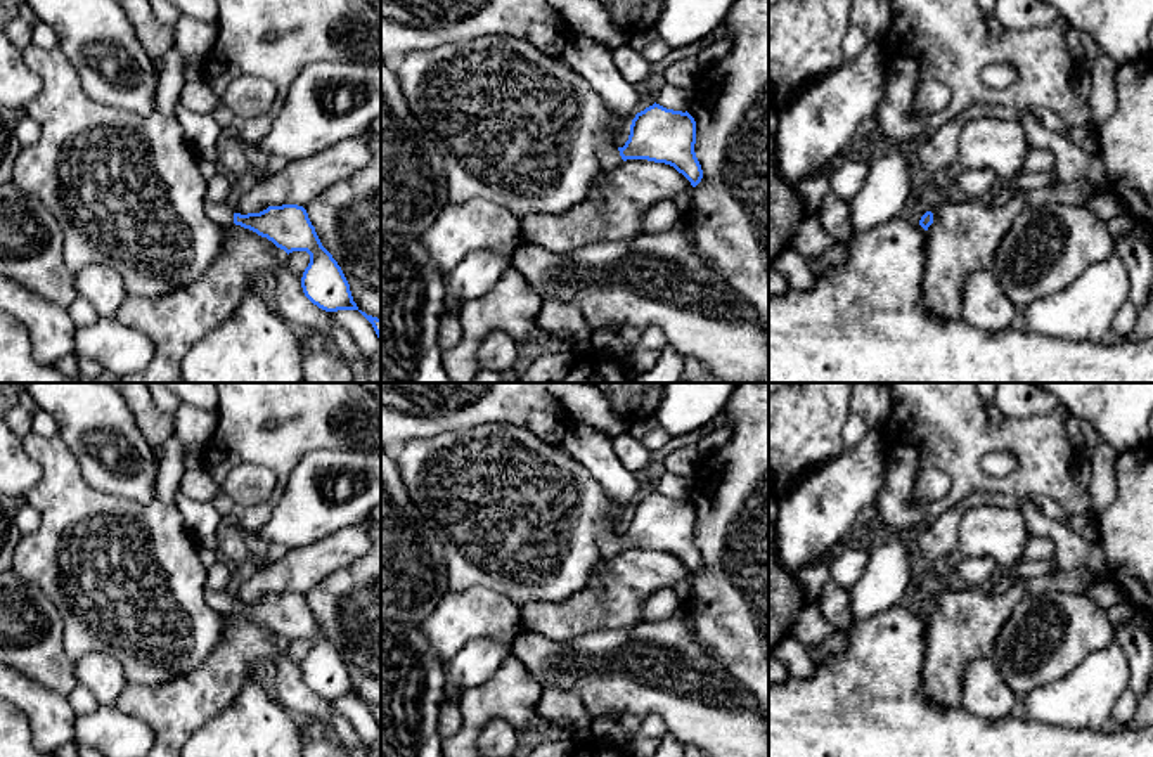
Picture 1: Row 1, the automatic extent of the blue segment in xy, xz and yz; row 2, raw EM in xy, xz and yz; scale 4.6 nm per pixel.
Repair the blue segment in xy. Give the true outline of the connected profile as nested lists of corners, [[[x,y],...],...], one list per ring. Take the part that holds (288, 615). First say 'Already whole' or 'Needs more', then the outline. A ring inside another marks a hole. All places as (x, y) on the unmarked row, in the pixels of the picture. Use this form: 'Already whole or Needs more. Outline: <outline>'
Needs more. Outline: [[[204,587],[203,594],[208,606],[220,615],[235,611],[249,617],[272,629],[287,643],[306,639],[310,651],[303,660],[301,676],[313,693],[325,700],[358,698],[341,655],[322,634],[303,594],[268,594],[260,601],[248,603],[234,601],[227,592],[216,592],[208,587]]]

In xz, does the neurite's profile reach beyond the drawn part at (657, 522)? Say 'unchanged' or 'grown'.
grown

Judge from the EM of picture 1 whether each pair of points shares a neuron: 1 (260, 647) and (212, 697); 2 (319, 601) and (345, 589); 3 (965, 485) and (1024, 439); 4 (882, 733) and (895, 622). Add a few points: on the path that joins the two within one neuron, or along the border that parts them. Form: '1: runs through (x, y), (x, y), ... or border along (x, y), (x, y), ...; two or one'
1: runs through (246, 657), (220, 683); one
2: runs through (326, 601), (333, 601), (338, 596); one
3: runs through (965, 465), (989, 439), (1003, 439); one
4: runs through (882, 705), (882, 664), (887, 650); one

